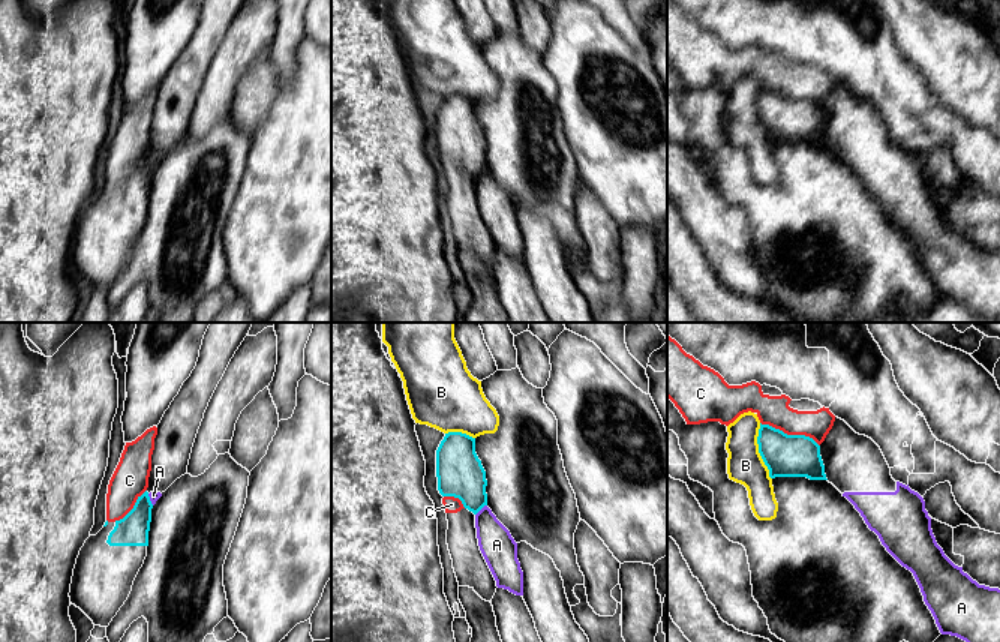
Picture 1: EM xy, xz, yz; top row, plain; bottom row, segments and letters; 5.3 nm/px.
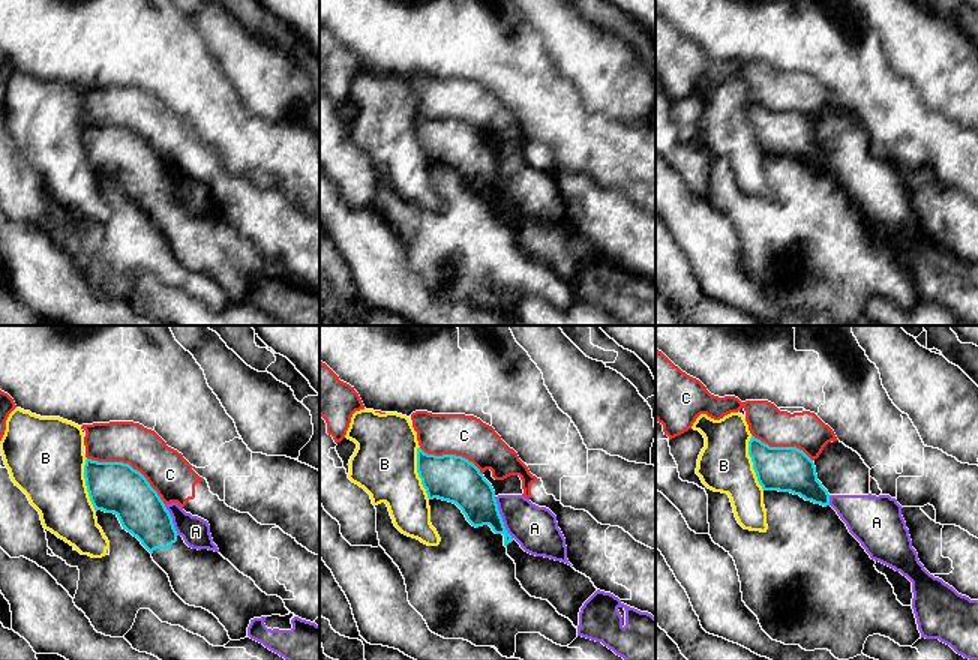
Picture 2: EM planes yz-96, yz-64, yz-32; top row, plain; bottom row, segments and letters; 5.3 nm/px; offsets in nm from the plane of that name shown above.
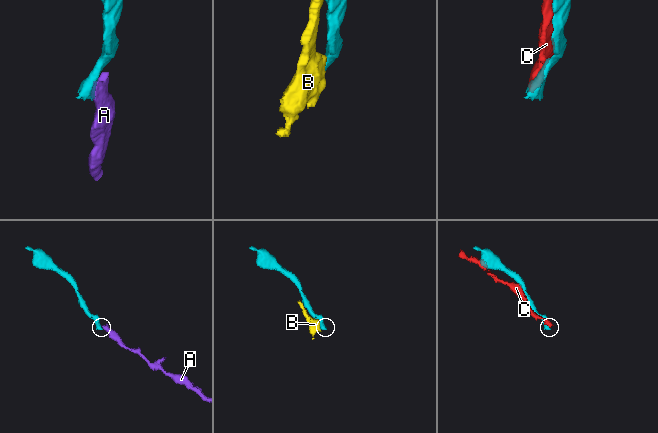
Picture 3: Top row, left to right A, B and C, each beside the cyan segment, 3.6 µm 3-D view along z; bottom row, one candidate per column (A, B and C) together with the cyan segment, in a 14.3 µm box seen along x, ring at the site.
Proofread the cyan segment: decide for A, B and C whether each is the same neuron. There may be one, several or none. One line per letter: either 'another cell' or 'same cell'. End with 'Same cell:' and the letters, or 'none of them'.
A: another cell
B: another cell
C: another cell
Same cell: none of them

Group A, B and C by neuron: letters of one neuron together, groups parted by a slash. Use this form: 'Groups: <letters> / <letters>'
Groups: A / B / C

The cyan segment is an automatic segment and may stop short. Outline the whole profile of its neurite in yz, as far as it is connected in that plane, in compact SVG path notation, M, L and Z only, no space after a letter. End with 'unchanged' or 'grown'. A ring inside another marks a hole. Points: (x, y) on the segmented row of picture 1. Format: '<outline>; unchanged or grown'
M760 423L757 444L771 478L807 477L810 480L828 480L820 446L813 438L787 435Z; unchanged

